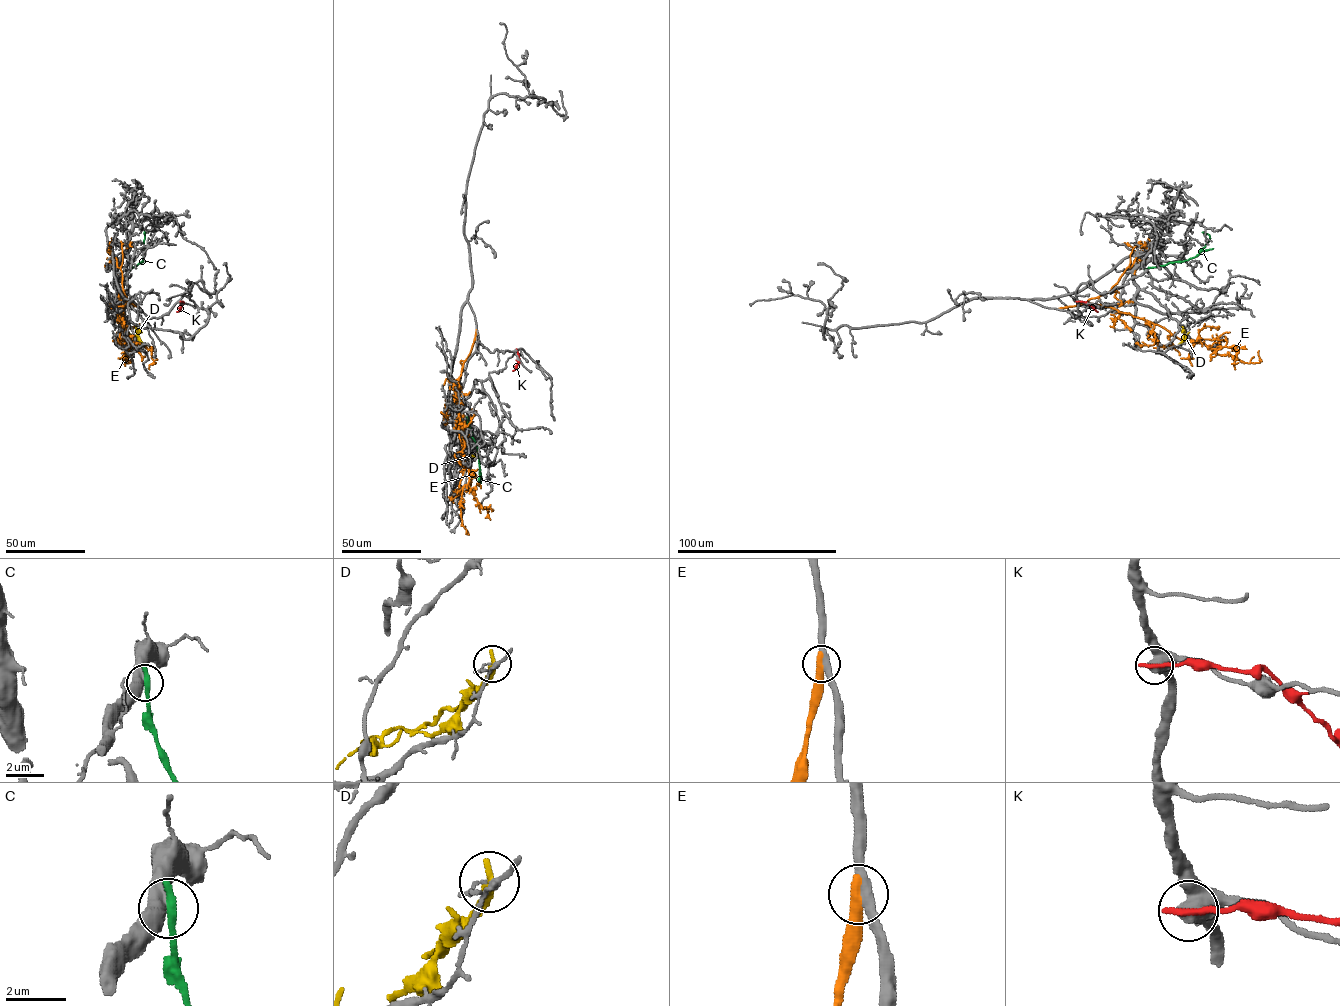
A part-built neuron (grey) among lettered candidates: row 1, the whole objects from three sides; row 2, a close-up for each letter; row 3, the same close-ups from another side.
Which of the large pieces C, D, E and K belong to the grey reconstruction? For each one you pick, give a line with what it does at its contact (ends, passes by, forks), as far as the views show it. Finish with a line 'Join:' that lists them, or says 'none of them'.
Join: none of them

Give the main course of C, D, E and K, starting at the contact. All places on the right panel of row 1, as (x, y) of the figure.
C: (1145, 269), (1195, 257), (1210, 238), (1202, 232)
D: (1179, 344), (1189, 332)
E: (1057, 309), (1088, 302), (1111, 307), (1247, 363), (1260, 362), (1258, 350)
K: (1077, 301), (1087, 302), (1098, 311)

